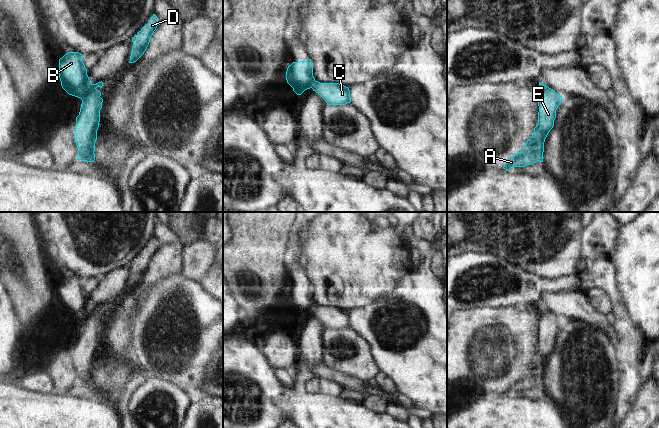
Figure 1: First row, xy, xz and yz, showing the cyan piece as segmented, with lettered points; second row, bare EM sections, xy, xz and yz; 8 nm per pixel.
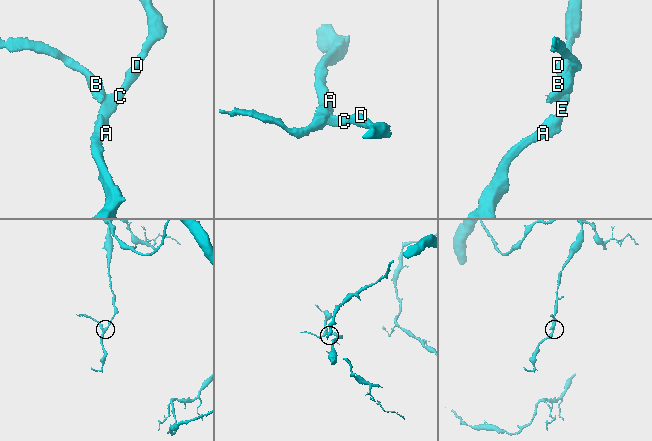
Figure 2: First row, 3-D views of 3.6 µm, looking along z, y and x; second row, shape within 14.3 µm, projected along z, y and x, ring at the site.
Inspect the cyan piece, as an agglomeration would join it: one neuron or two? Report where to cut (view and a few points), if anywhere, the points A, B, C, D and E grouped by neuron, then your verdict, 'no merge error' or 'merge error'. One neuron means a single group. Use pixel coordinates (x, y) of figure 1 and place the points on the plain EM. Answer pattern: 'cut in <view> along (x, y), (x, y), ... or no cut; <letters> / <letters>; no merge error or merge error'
cut in xy along (92, 308), (91, 313), (81, 323); A C D E / B; merge error

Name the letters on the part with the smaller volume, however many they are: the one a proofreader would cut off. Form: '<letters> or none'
B

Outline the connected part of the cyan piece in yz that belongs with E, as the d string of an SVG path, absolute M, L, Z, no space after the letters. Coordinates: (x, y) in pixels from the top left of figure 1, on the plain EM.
M546 309L540 311L538 322L538 347L534 356L523 370L522 376L511 380L504 388L503 393L509 394L514 391L525 391L537 385L543 386L544 366L554 350L556 334L562 325L562 320Z

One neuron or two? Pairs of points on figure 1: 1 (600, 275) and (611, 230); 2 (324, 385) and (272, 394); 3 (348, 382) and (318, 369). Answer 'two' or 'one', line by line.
1: one
2: two
3: one

